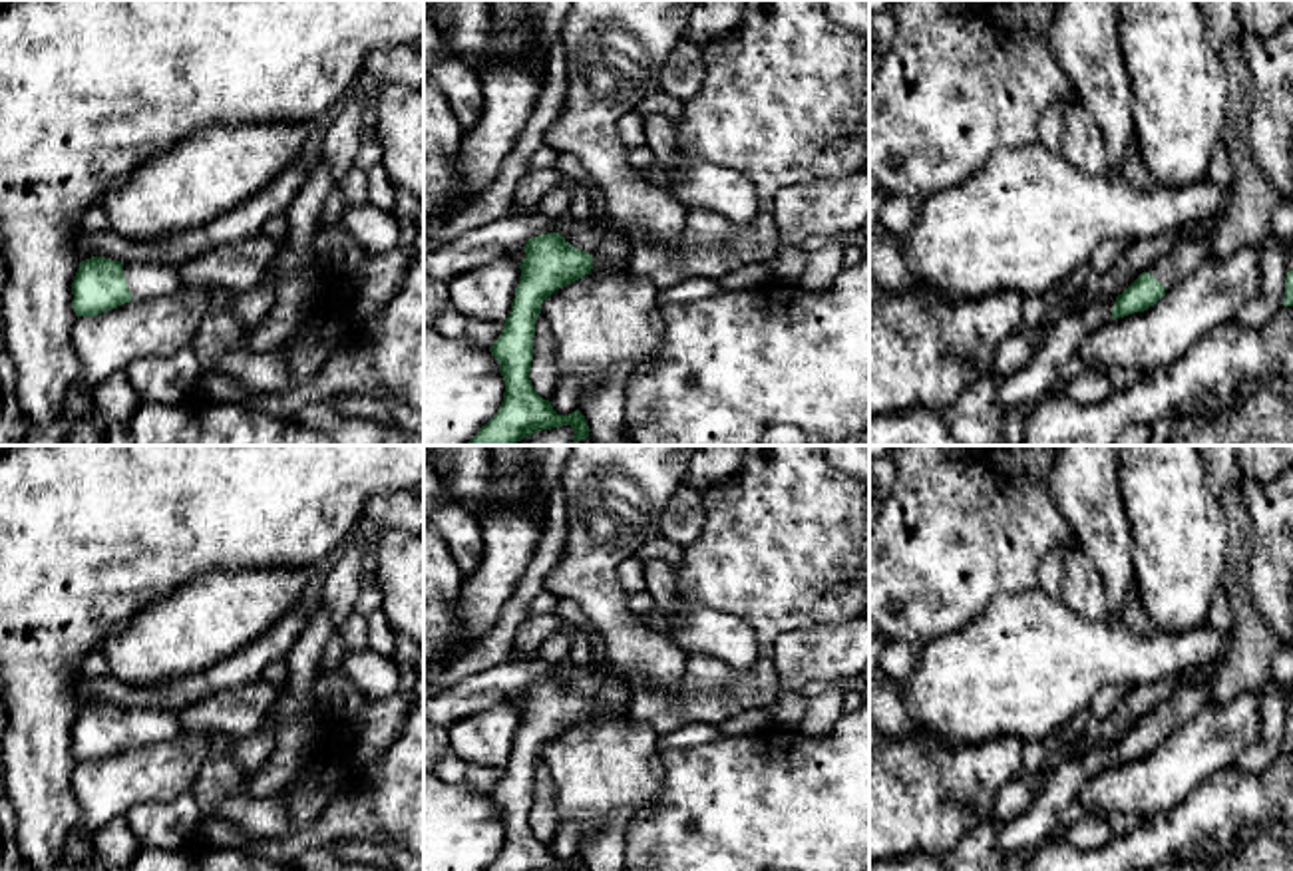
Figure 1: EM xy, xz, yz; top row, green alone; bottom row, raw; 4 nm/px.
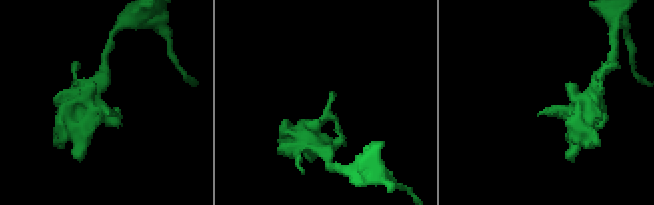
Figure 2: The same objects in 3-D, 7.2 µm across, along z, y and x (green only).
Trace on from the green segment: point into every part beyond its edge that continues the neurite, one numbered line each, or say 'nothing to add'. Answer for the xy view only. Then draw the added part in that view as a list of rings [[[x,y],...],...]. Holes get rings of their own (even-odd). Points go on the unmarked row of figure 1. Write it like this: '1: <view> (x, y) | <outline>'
1: xy (146, 726) | [[[123,708],[123,724],[135,748],[173,742],[181,734],[177,714],[165,708]]]

